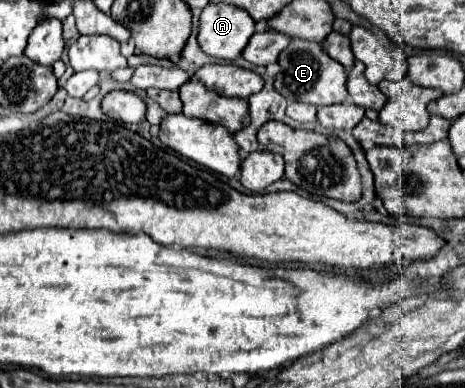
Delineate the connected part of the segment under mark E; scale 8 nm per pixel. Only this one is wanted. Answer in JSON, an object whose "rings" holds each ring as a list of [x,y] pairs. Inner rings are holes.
{"rings":[[[291,40],[291,44],[279,56],[281,72],[275,76],[275,90],[283,94],[289,102],[305,102],[313,106],[327,106],[339,104],[347,100],[347,74],[345,68],[329,58],[321,44],[305,42],[305,40]]]}

